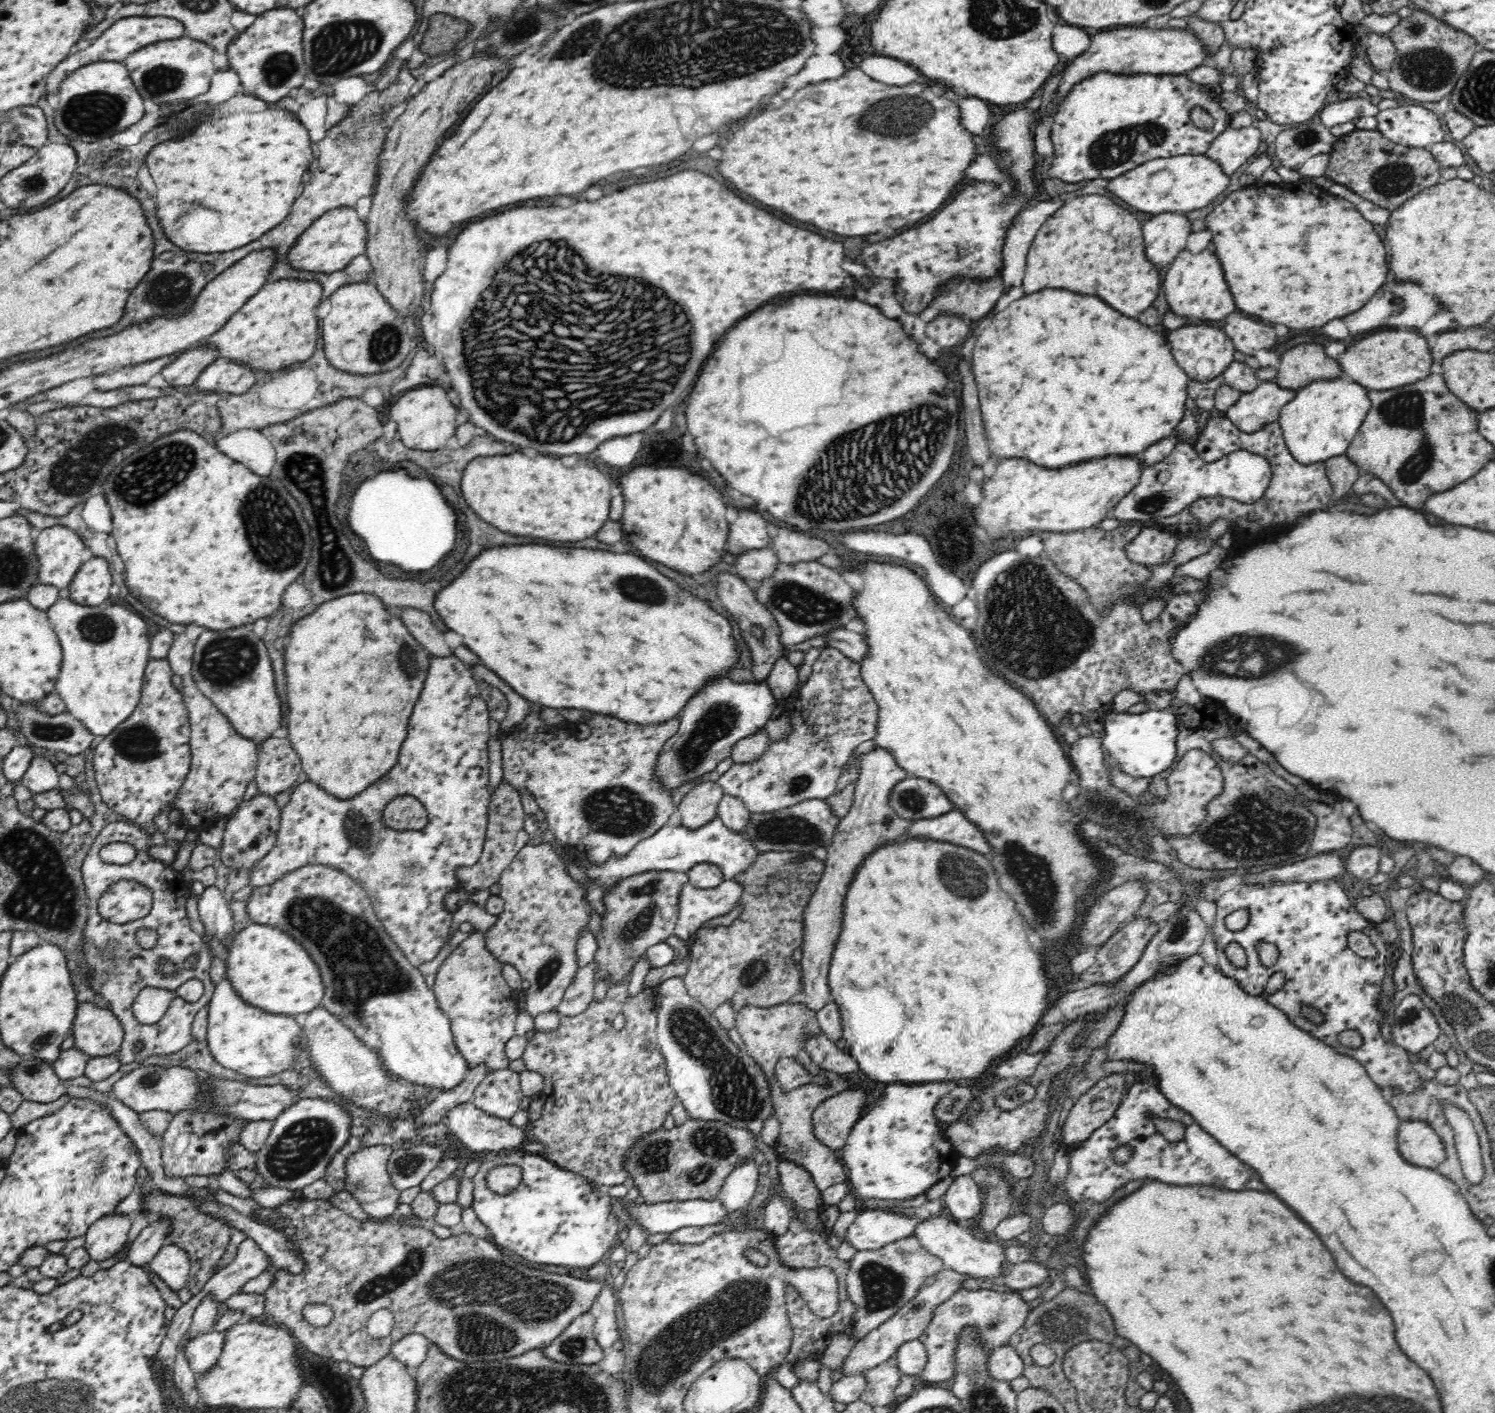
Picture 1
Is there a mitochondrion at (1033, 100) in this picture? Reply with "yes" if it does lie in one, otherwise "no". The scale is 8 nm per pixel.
no

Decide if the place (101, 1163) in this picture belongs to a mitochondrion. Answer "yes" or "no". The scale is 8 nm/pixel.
yes

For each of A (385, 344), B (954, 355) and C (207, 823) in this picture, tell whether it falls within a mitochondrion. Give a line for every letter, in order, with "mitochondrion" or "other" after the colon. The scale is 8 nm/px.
A: mitochondrion
B: other
C: other

